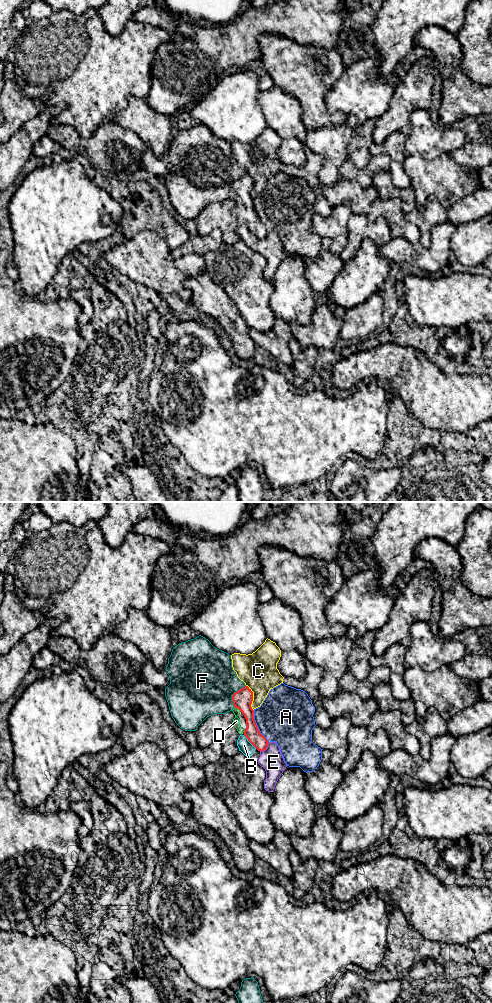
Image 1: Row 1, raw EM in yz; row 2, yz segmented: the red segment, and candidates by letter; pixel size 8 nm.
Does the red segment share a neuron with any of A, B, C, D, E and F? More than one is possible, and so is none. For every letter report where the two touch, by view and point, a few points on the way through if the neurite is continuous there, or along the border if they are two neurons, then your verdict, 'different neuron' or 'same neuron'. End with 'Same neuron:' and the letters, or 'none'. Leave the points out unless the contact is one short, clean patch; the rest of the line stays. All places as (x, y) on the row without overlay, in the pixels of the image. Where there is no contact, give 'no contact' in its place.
A: yz (256, 214) | different neuron
B: yz (250, 230) | different neuron
C: yz (252, 186) | different neuron
D: yz (237, 196) | same neuron
E: yz (265, 237) | different neuron
F: yz (233, 182) | different neuron
Same neuron: D

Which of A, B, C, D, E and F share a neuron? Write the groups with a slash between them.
A / B E / C / D / F

